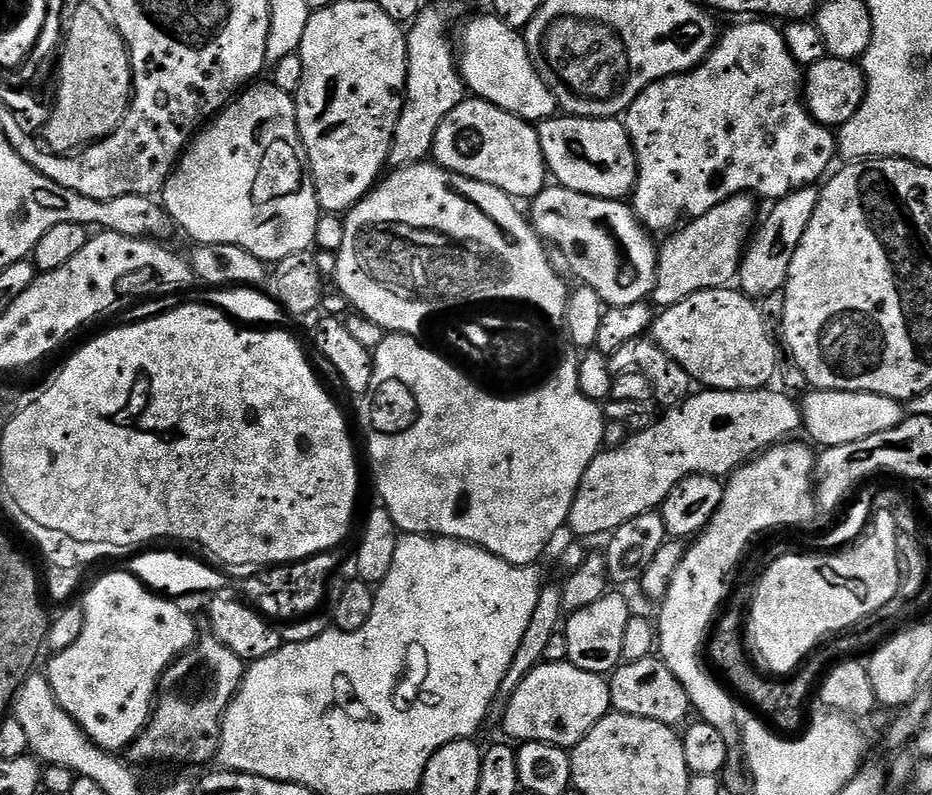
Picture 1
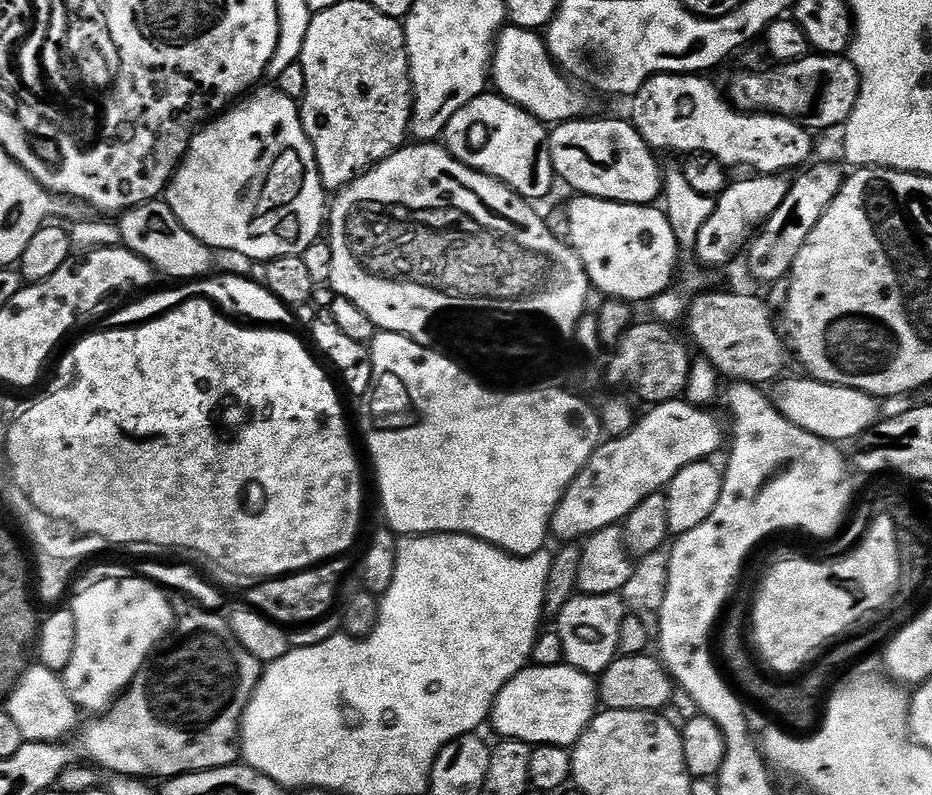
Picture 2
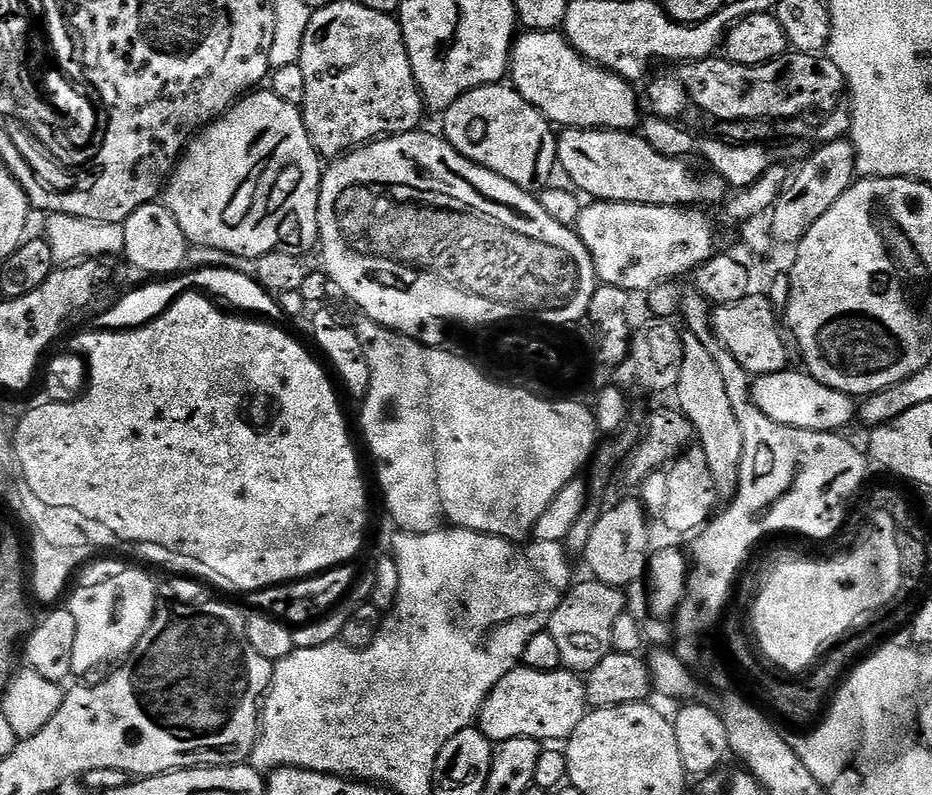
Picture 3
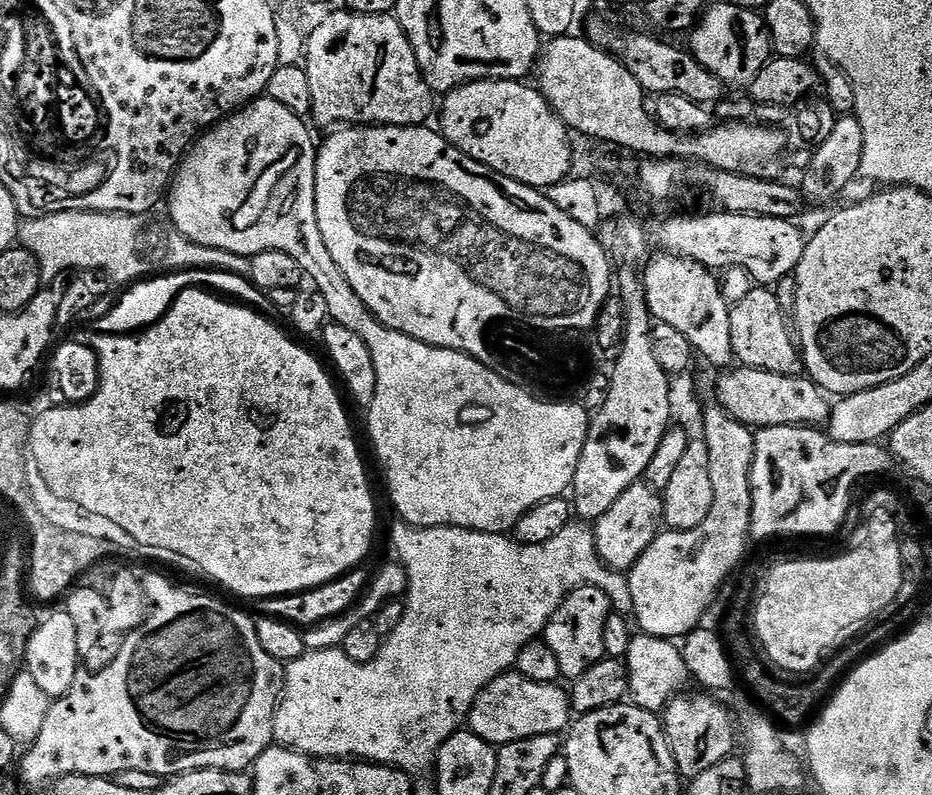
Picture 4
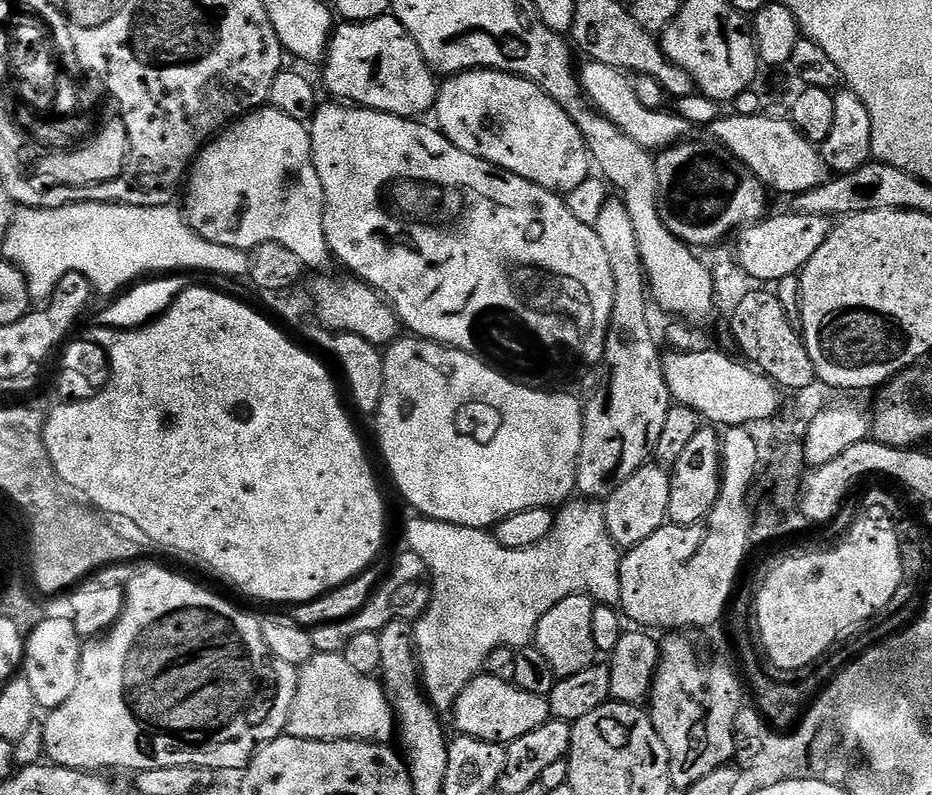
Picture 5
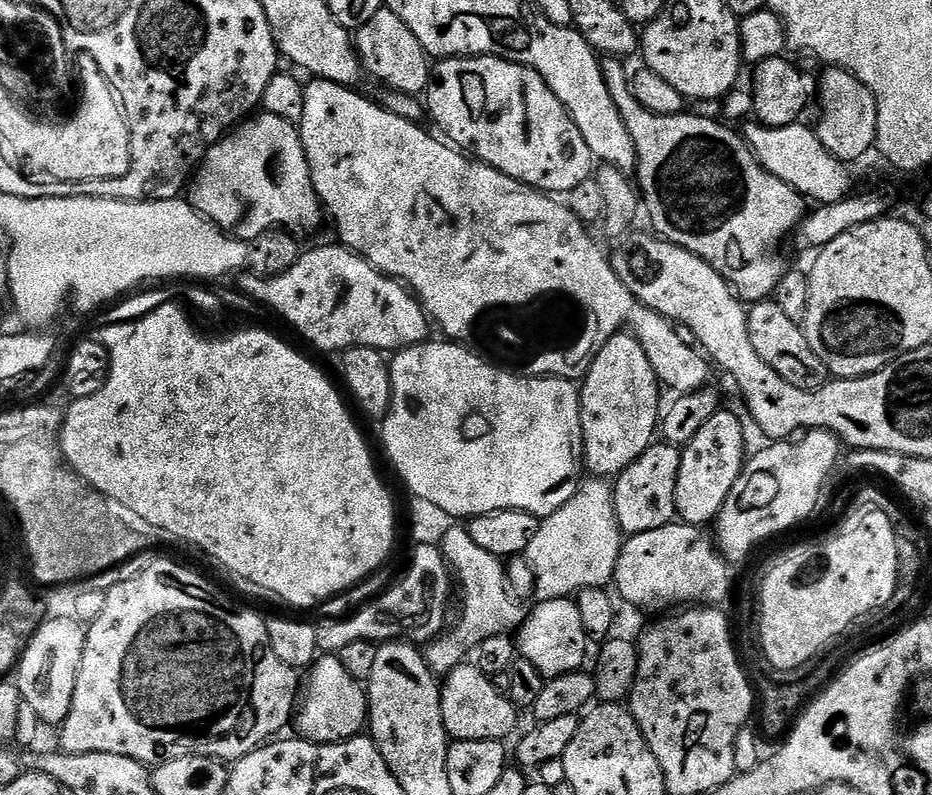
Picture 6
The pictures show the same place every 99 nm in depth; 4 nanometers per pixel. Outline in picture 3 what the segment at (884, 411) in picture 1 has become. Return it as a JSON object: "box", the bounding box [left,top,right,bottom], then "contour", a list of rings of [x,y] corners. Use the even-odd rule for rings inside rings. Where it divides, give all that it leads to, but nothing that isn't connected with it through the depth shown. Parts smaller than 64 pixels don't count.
{"box":[752,371,858,433],"contour":[[[792,371],[775,372],[753,379],[752,397],[758,408],[762,410],[762,414],[766,414],[766,418],[774,418],[774,422],[782,426],[835,433],[844,430],[840,428],[846,427],[851,422],[852,416],[854,420],[858,408],[853,397],[818,382],[814,377],[809,376],[807,371]]]}

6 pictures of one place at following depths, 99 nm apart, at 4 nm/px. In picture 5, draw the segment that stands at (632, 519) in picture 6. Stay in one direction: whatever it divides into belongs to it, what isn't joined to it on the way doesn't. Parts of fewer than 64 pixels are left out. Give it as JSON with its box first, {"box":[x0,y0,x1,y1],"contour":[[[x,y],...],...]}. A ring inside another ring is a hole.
{"box":[603,462,672,550],"contour":[[[649,462],[639,468],[632,477],[611,496],[603,501],[606,514],[606,526],[610,530],[610,538],[619,544],[621,549],[629,550],[645,542],[660,527],[669,523],[668,507],[670,506],[670,486],[672,478],[667,467]]]}

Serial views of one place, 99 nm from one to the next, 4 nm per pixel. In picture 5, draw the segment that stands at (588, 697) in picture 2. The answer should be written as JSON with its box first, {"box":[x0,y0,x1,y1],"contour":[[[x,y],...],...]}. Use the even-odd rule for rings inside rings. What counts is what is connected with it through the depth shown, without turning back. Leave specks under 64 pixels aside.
{"box":[450,675,550,746],"contour":[[[488,675],[474,677],[456,699],[455,708],[451,709],[450,716],[456,719],[455,731],[459,735],[507,746],[522,738],[522,734],[538,730],[538,726],[550,719],[545,697],[526,694],[526,690],[512,683],[511,679]]]}

